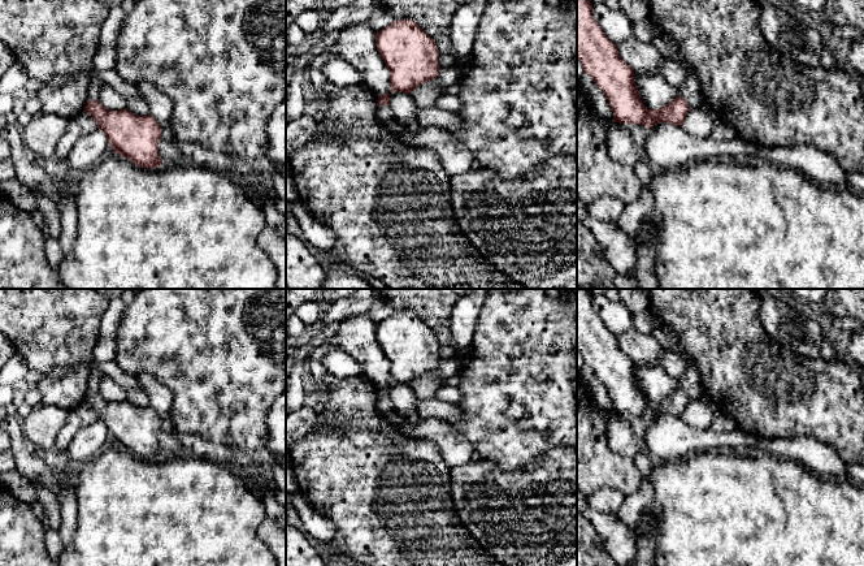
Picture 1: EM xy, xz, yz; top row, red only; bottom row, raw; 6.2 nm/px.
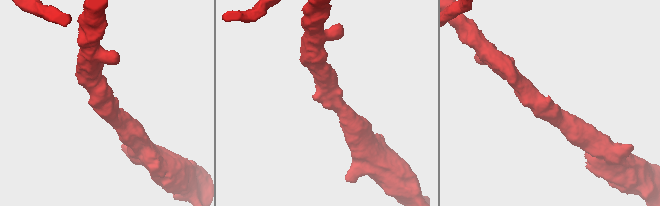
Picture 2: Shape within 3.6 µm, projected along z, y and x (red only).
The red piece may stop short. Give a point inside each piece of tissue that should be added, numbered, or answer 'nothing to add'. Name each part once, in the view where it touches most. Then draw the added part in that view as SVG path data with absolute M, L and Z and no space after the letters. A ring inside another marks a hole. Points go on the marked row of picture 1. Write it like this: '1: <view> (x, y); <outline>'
1: yz (690, 90); M694 72L687 73L687 78L680 88L681 96L686 100L690 108L696 108L703 103L703 95L698 77Z

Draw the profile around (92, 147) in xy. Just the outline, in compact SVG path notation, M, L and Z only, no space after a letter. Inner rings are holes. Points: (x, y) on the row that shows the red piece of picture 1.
M97 128L82 135L70 150L66 160L61 164L64 172L78 176L97 165L105 156L112 154L107 135Z

